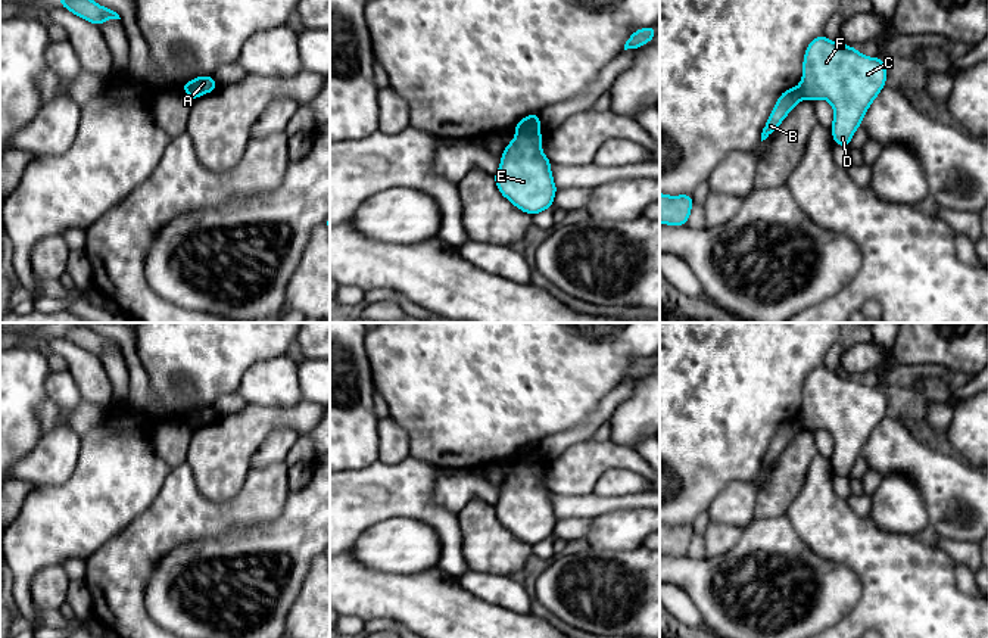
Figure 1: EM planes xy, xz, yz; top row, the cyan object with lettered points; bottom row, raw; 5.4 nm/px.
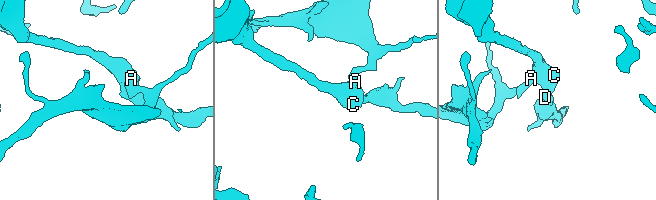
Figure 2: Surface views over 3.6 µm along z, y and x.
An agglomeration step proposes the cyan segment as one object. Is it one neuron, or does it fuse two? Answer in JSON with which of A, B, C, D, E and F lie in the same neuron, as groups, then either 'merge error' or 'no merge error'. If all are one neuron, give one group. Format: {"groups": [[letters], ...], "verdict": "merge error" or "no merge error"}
{"groups": [["A", "C", "D", "E", "F"], ["B"]], "verdict": "merge error"}

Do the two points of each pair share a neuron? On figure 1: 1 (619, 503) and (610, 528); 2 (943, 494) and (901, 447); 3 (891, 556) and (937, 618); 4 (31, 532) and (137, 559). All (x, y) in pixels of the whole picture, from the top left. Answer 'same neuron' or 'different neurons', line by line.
1: different neurons
2: same neuron
3: same neuron
4: different neurons

